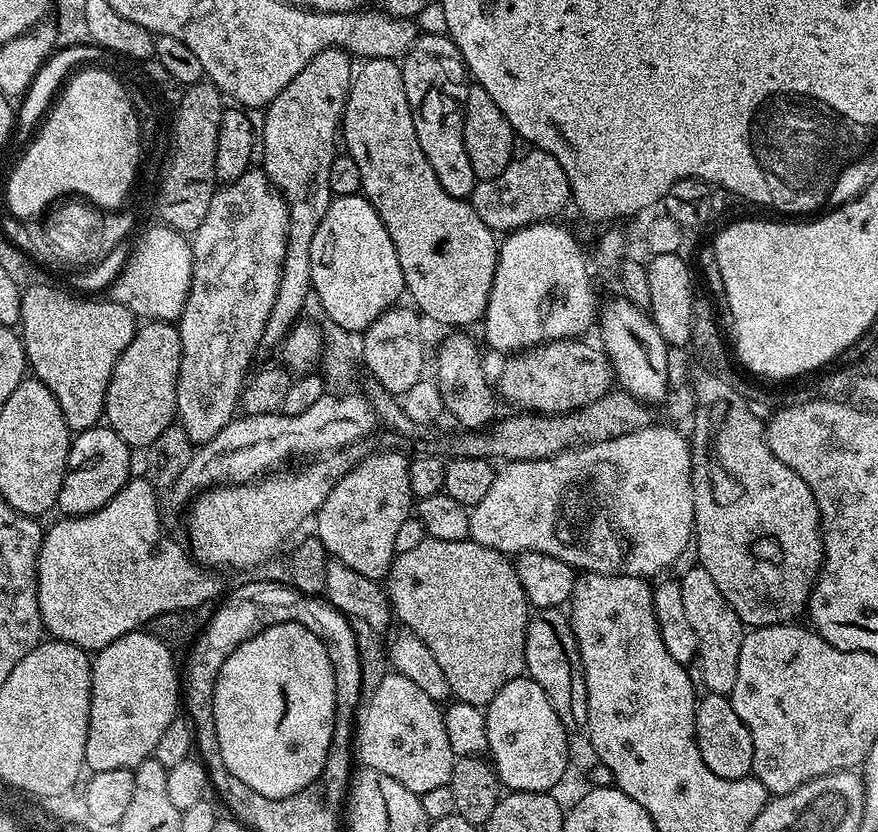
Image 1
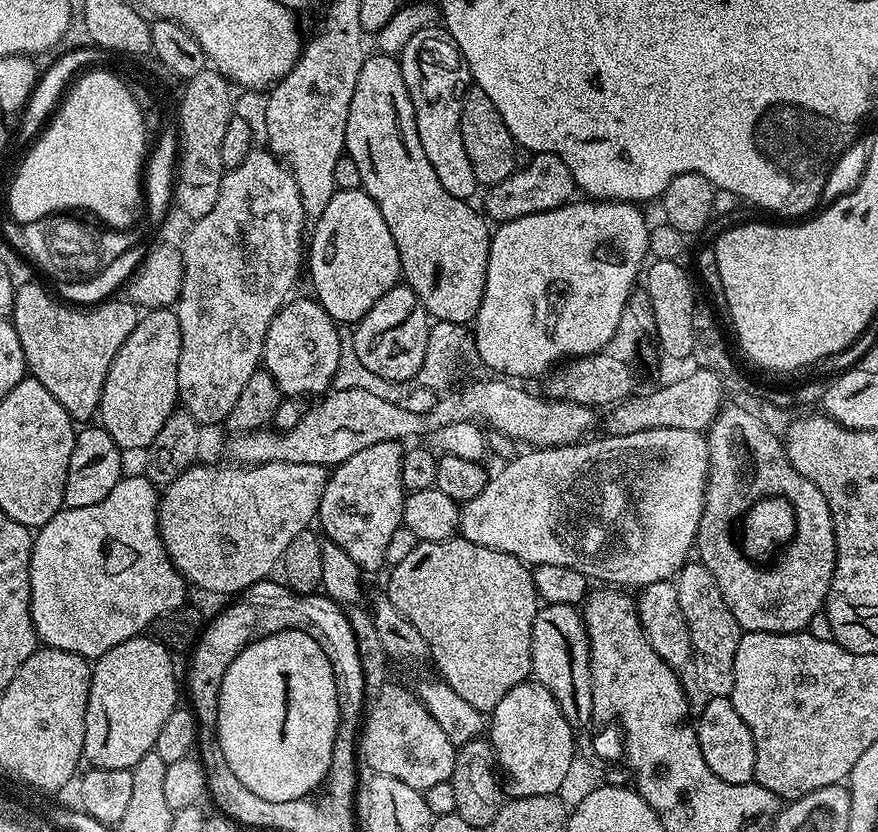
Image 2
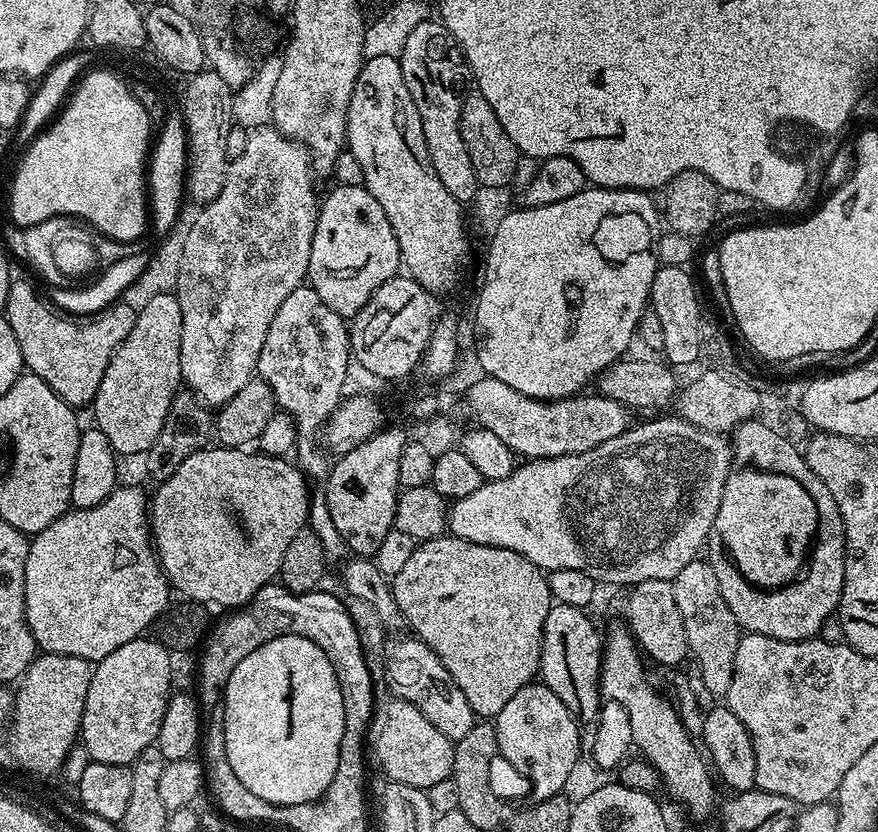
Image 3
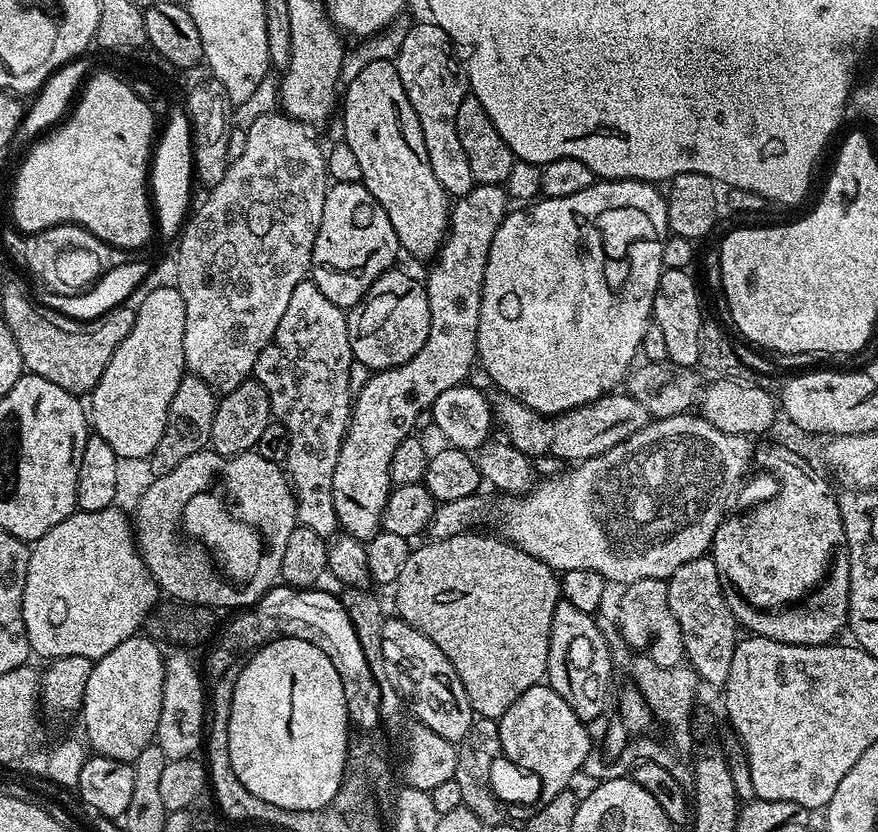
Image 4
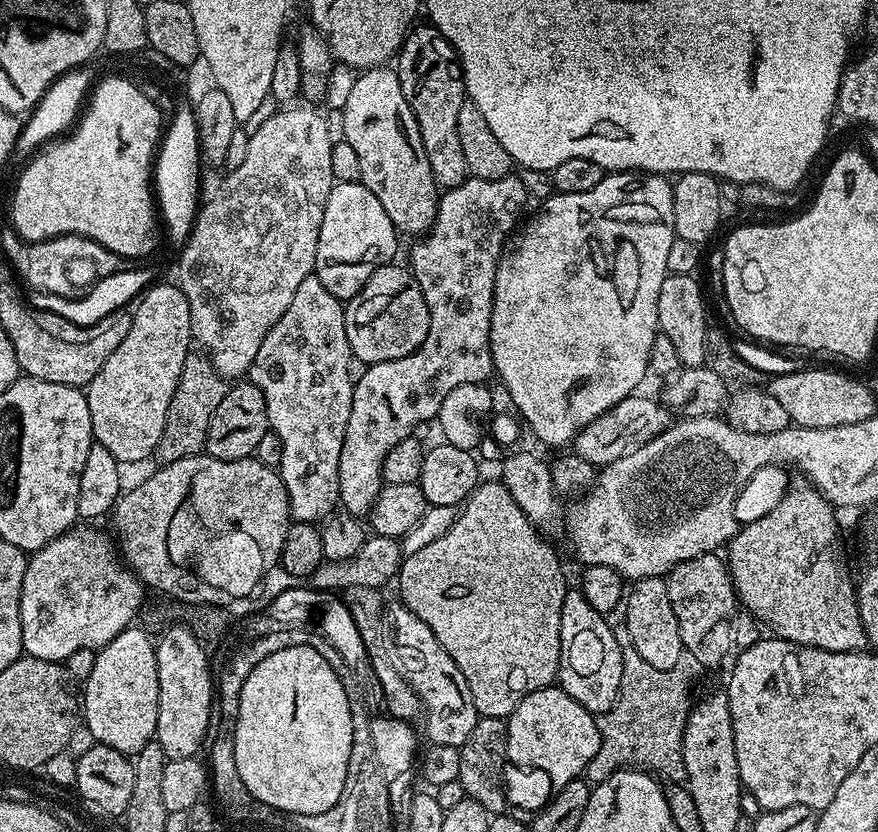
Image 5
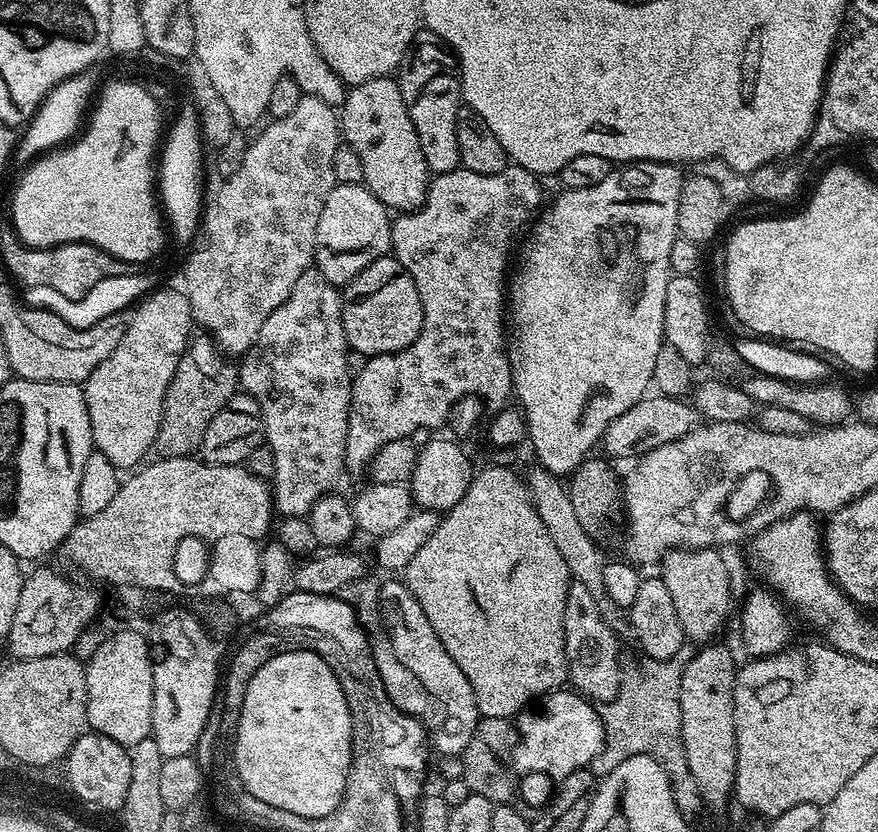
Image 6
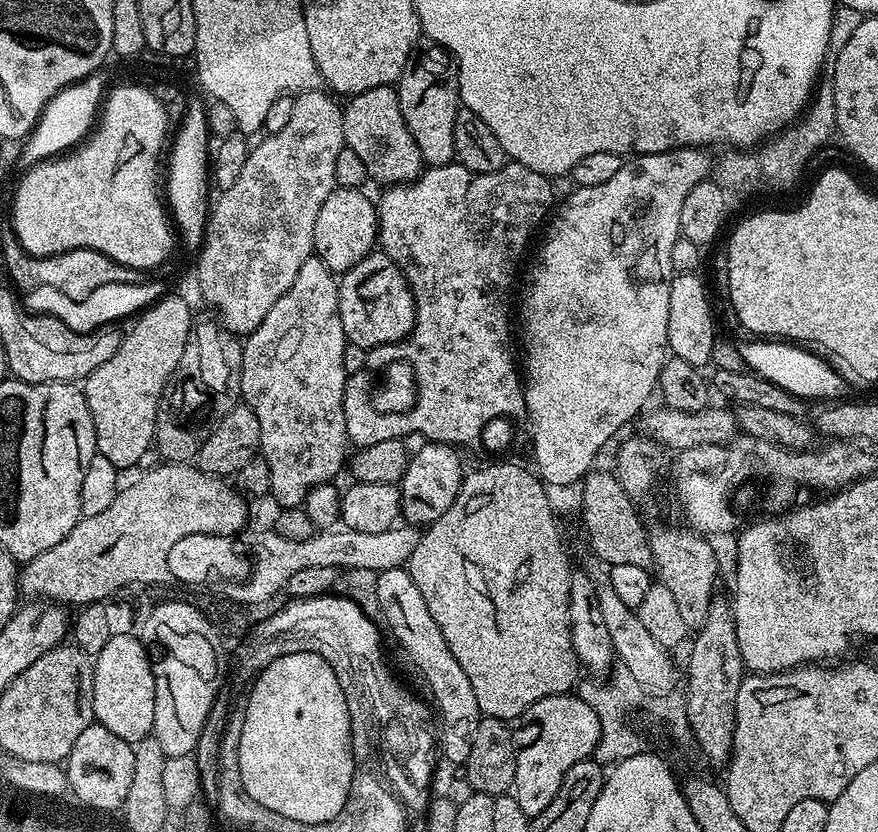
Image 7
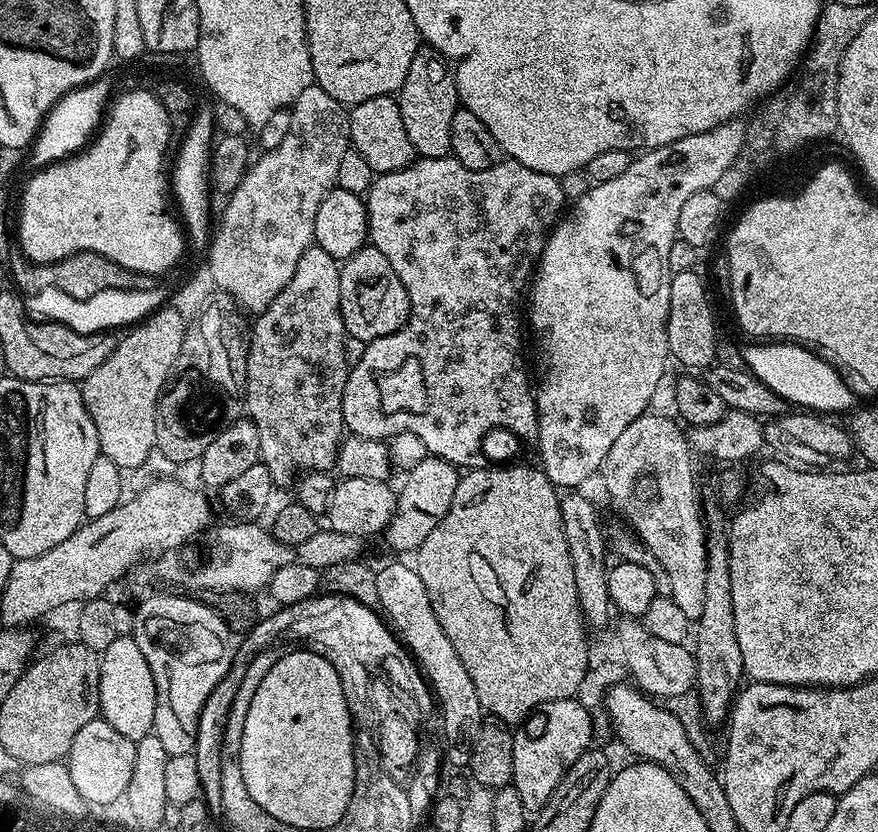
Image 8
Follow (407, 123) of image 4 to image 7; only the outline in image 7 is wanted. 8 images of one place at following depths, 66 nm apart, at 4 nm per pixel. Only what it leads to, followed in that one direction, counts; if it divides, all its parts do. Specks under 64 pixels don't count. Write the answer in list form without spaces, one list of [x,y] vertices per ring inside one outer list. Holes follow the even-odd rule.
[[[395,87],[375,88],[351,97],[343,105],[344,142],[362,163],[366,165],[369,177],[377,180],[380,186],[407,184],[415,180],[422,171],[422,161],[418,142],[414,142],[414,134],[406,126],[406,118],[402,118],[402,106],[396,97]]]

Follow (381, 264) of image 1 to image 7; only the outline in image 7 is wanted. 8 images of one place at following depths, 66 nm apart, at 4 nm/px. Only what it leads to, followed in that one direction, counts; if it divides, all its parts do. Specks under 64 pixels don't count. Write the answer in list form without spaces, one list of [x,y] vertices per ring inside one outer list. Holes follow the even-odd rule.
[[[337,188],[322,202],[318,218],[314,218],[314,242],[312,251],[331,272],[348,272],[362,258],[373,252],[378,244],[378,208],[368,196],[358,188]]]

